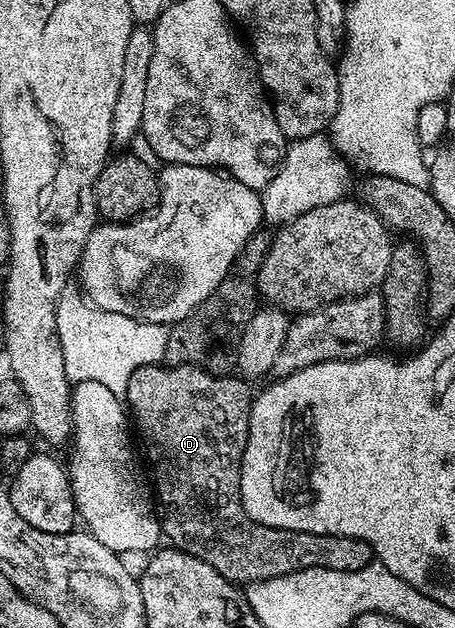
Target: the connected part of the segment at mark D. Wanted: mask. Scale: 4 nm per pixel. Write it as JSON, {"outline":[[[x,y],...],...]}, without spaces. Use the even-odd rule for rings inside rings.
{"outline":[[[195,364],[143,366],[131,378],[133,386],[153,386],[153,390],[157,390],[157,394],[145,394],[145,398],[137,402],[137,415],[132,421],[141,418],[139,426],[145,426],[145,434],[149,434],[149,440],[143,446],[149,452],[148,465],[157,462],[151,478],[155,483],[155,498],[159,503],[161,529],[164,537],[170,538],[173,541],[170,543],[176,549],[211,564],[215,572],[234,584],[271,580],[294,574],[303,568],[325,566],[339,572],[359,572],[373,563],[375,555],[371,544],[362,538],[271,528],[253,522],[251,516],[247,516],[241,499],[241,461],[249,439],[249,407],[253,405],[255,394],[246,379],[230,376],[219,380],[207,378],[205,374],[196,372]],[[169,386],[189,386],[189,390],[181,390],[181,394],[169,394]],[[193,386],[205,386],[205,394],[197,394],[197,398],[193,398]],[[217,386],[241,386],[241,398],[237,398],[237,402],[217,402],[217,394],[209,394],[209,390],[217,390]]]}

